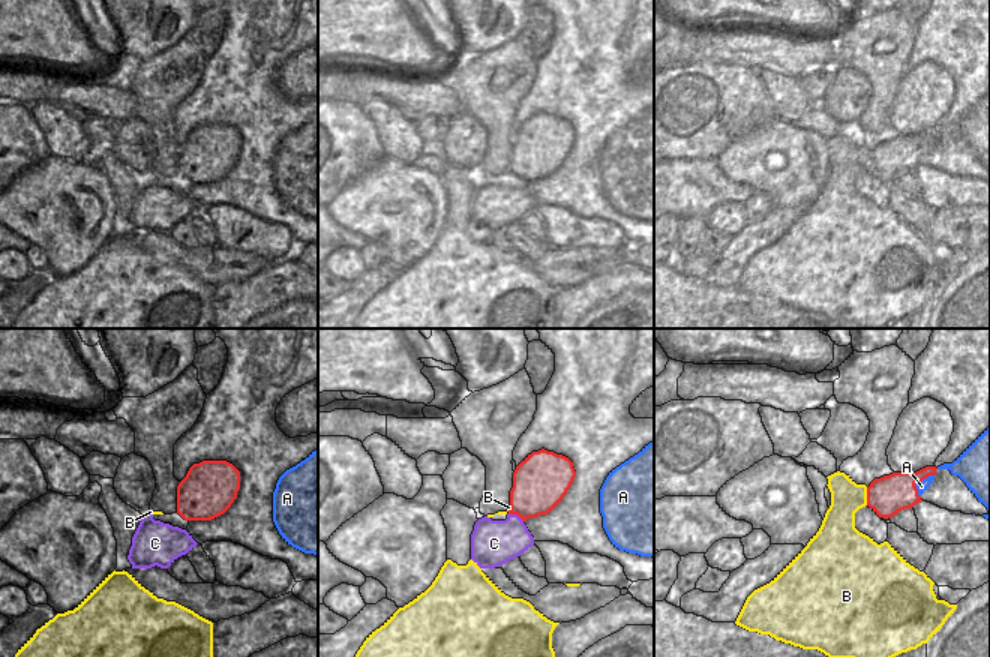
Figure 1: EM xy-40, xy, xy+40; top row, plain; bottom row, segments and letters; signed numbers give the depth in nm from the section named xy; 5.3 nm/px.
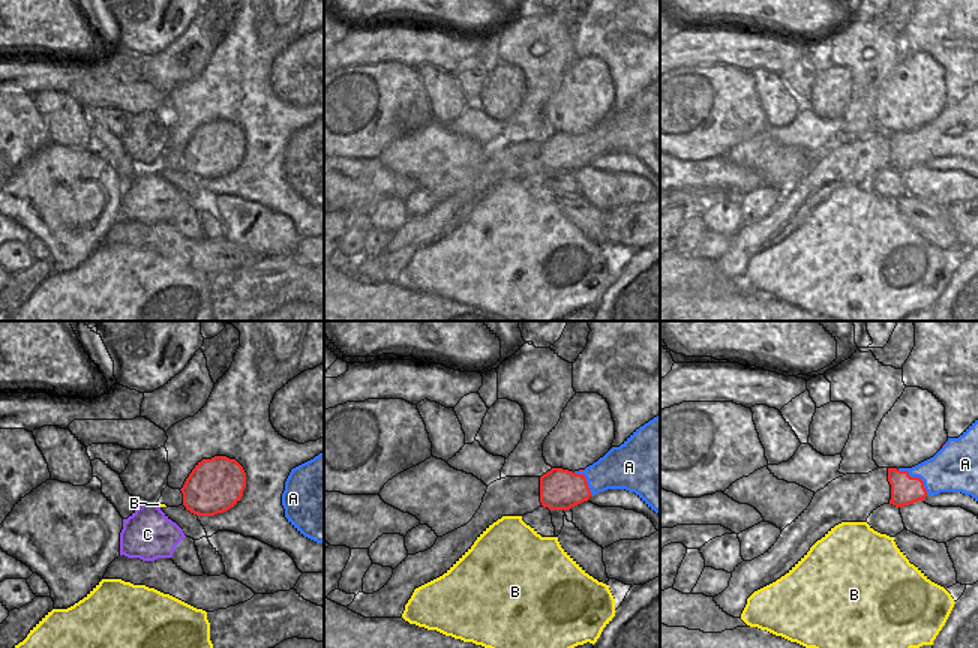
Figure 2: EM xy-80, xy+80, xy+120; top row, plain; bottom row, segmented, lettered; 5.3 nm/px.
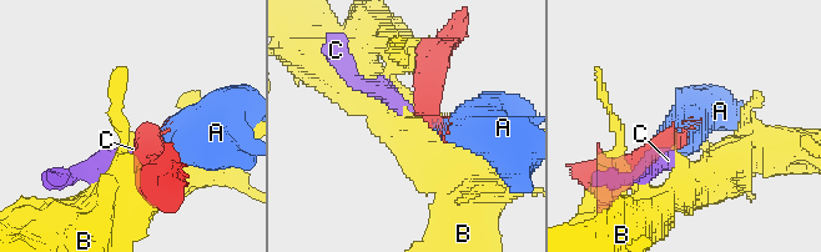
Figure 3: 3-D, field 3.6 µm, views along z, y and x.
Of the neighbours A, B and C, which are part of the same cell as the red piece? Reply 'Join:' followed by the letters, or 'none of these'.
Join: none of these

